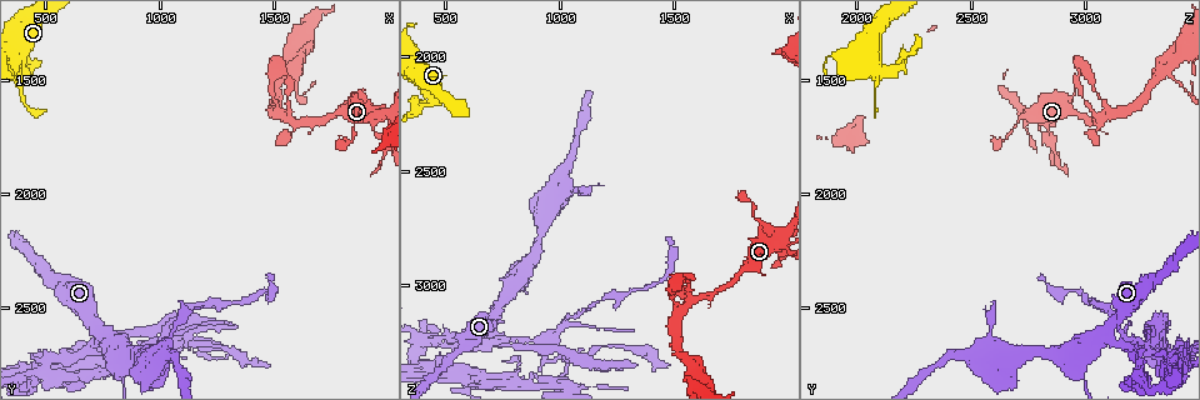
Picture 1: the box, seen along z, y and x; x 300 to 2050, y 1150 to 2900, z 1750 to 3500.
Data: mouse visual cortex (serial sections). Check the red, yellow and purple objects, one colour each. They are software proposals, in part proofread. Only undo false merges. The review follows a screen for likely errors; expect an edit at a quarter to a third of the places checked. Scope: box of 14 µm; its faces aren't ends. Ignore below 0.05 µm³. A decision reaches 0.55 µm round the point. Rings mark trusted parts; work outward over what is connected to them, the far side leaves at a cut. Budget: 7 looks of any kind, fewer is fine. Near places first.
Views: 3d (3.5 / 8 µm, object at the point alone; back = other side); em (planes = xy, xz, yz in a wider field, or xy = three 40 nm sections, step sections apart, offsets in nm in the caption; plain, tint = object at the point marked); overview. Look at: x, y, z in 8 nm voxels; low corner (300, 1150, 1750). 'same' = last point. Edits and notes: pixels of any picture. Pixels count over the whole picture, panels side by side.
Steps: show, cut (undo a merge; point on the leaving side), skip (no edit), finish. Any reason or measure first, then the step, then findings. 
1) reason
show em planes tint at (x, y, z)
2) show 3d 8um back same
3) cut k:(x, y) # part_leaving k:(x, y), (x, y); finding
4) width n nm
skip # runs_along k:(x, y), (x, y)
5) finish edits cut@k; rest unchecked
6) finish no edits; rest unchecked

looks like a crossing
show 3d 8um at (1600, 1680, 3050)

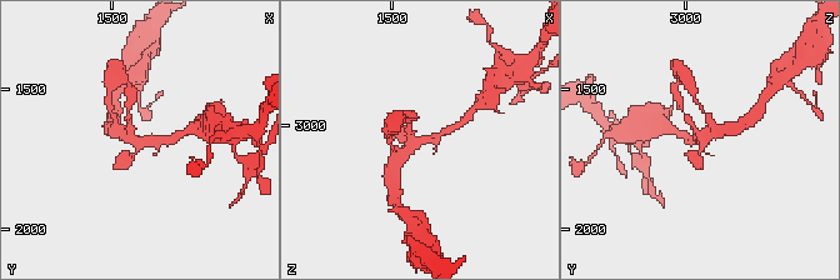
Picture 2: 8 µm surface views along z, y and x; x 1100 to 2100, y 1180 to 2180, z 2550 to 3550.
show em xy step 2 tint at (1620, 1690, 3060)

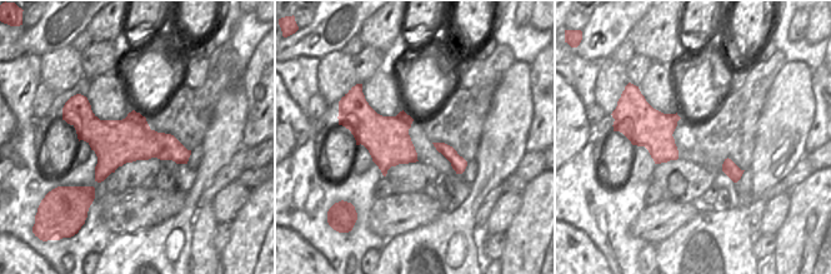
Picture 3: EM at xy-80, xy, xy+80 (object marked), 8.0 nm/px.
width 360 nm
skip # runs_along 2:(454, 126), (418, 141), (395, 160); one cell here

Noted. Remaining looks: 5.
small branch off a trunk
show 3d 3.5um at (1970, 1750, 2850)

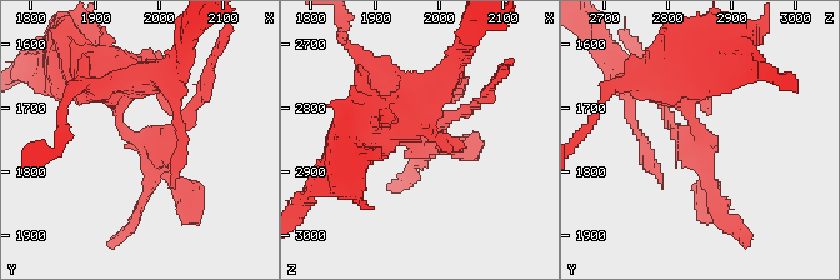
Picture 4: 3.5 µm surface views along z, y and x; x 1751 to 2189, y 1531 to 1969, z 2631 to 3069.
need the tissue
show em xy step 5 plain at (1965, 1750, 2860)

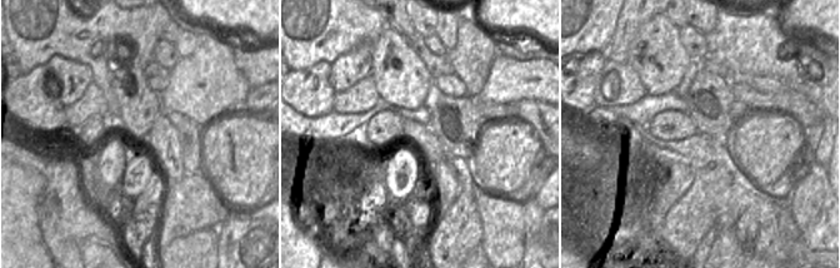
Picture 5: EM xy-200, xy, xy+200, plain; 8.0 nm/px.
show em xy step 5 tint same

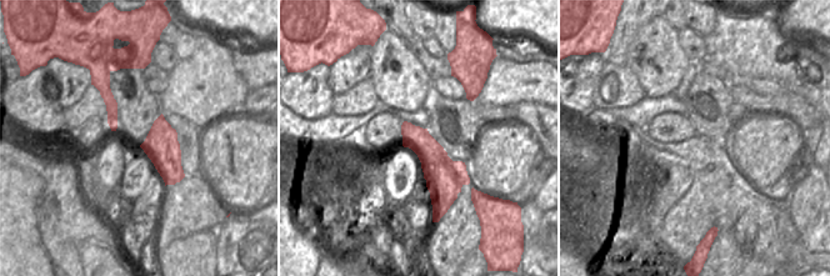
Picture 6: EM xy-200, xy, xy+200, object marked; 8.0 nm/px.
width 240 nm
cut 4:(456, 114) # border 6:(451, 160), (426, 161), (421, 165); two cells meet here

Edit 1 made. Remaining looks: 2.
finish edits cut@4; rest unchecked

